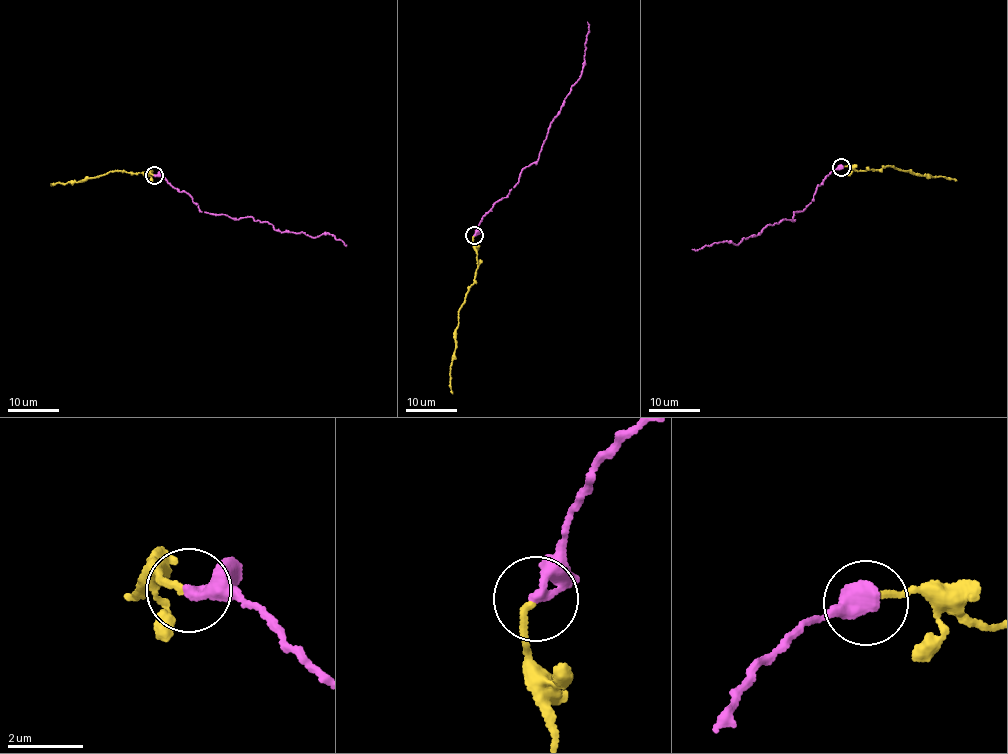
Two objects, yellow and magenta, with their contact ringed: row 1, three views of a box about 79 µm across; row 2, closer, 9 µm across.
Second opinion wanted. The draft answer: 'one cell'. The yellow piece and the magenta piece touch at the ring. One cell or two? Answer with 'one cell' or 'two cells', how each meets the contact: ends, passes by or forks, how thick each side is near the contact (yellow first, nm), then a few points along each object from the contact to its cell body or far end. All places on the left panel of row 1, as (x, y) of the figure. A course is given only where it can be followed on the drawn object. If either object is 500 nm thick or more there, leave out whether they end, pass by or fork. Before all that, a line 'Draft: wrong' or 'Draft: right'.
Draft: right
one cell; yellow ends there; magenta ends there; 180 nm thick on the yellow side, 320 nm on the other; yellow runs (154, 175), (149, 172), (147, 176), (116, 170), (76, 182), (51, 184); magenta runs (154, 175), (184, 191), (201, 212), (248, 216), (281, 232), (314, 238), (323, 233), (346, 245)

